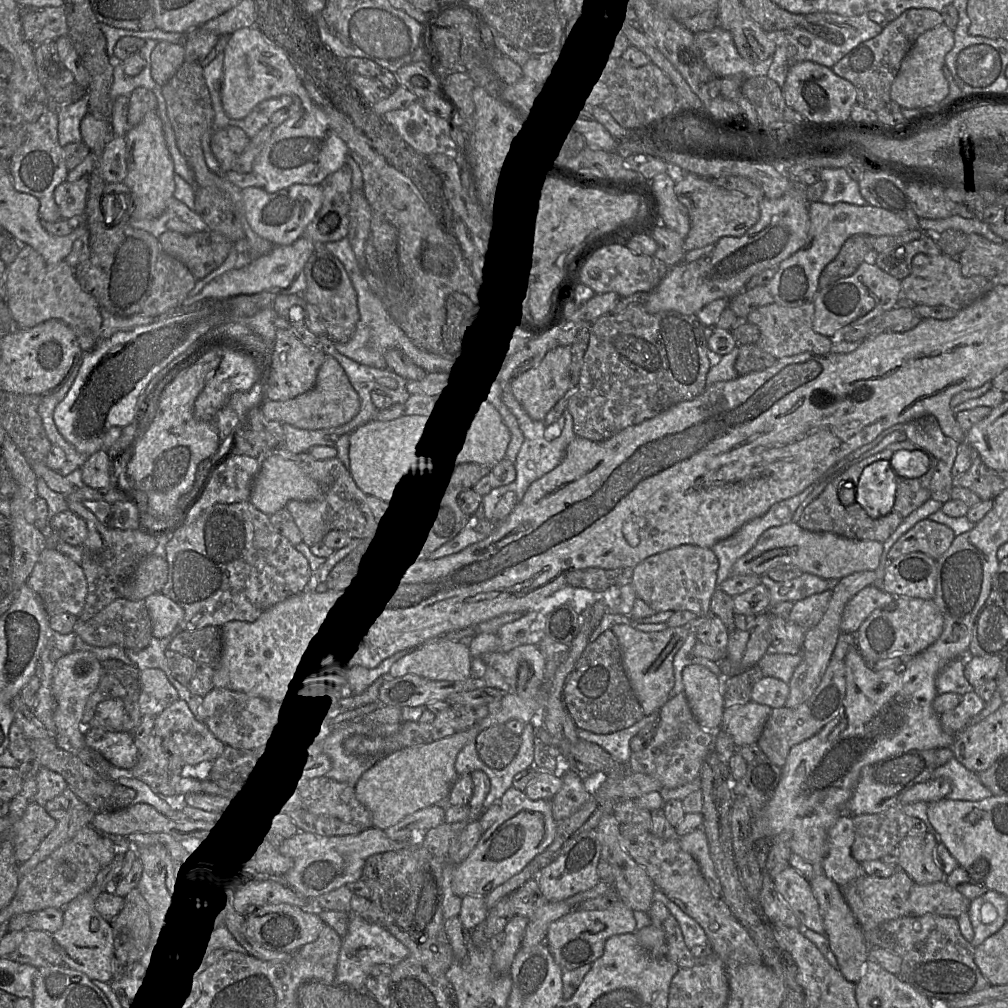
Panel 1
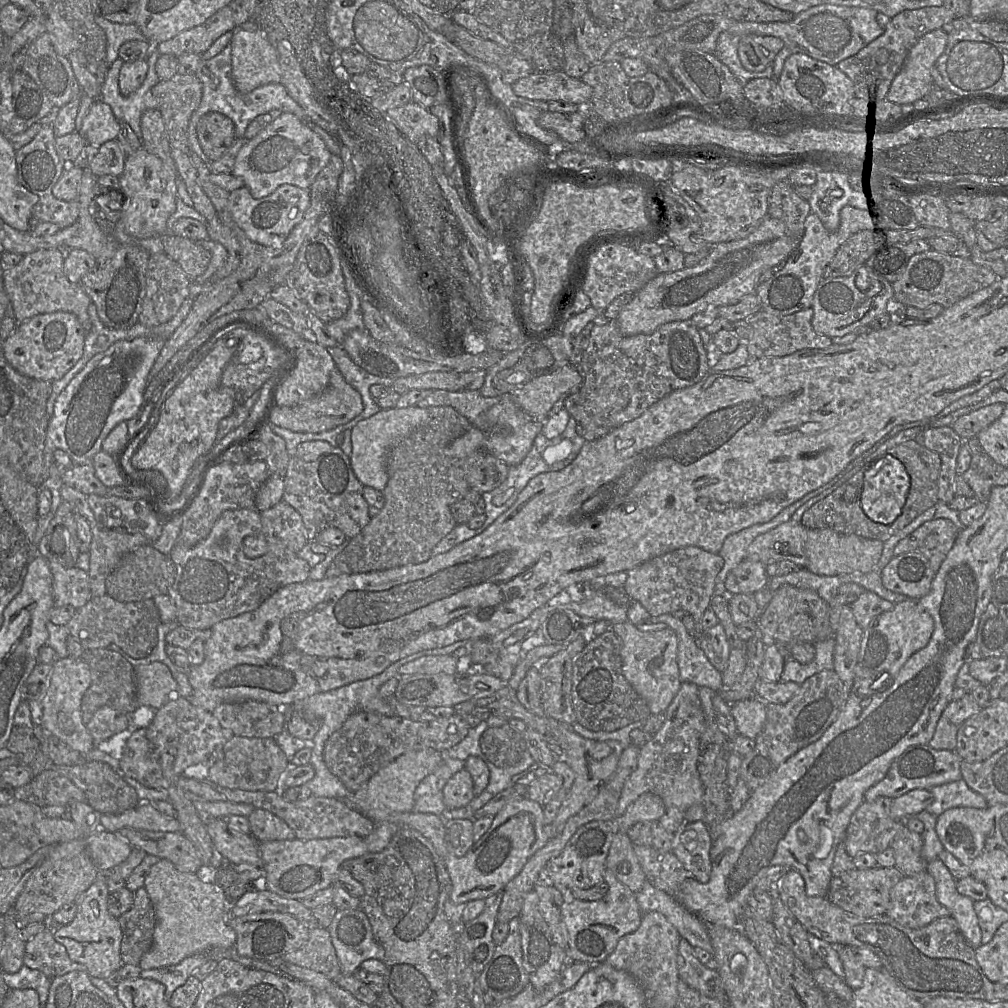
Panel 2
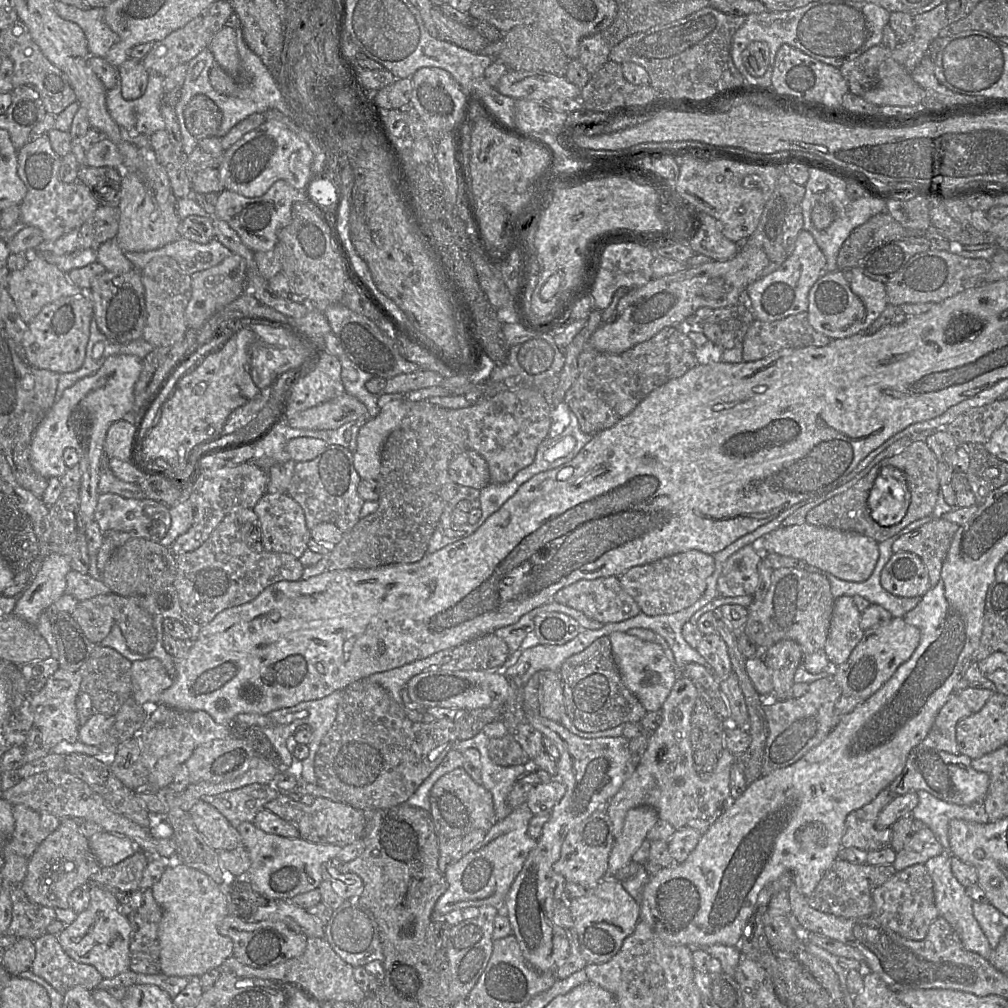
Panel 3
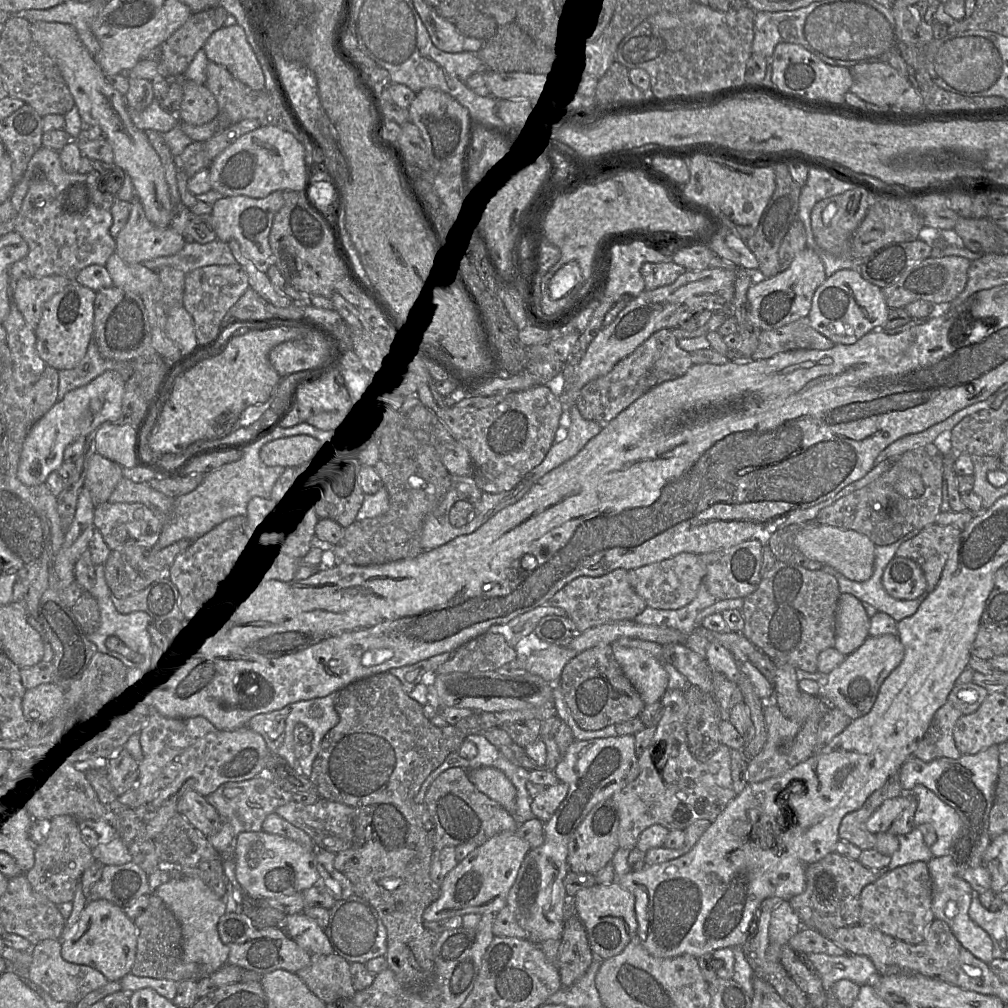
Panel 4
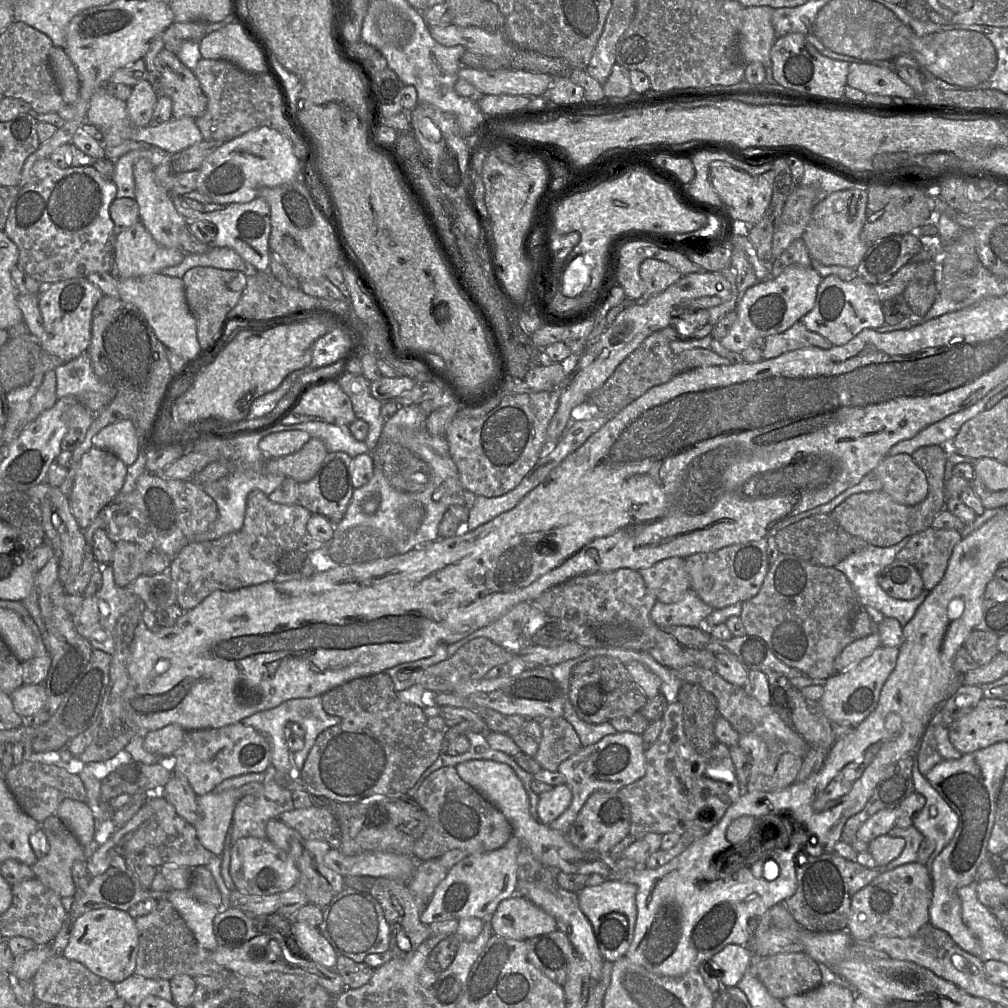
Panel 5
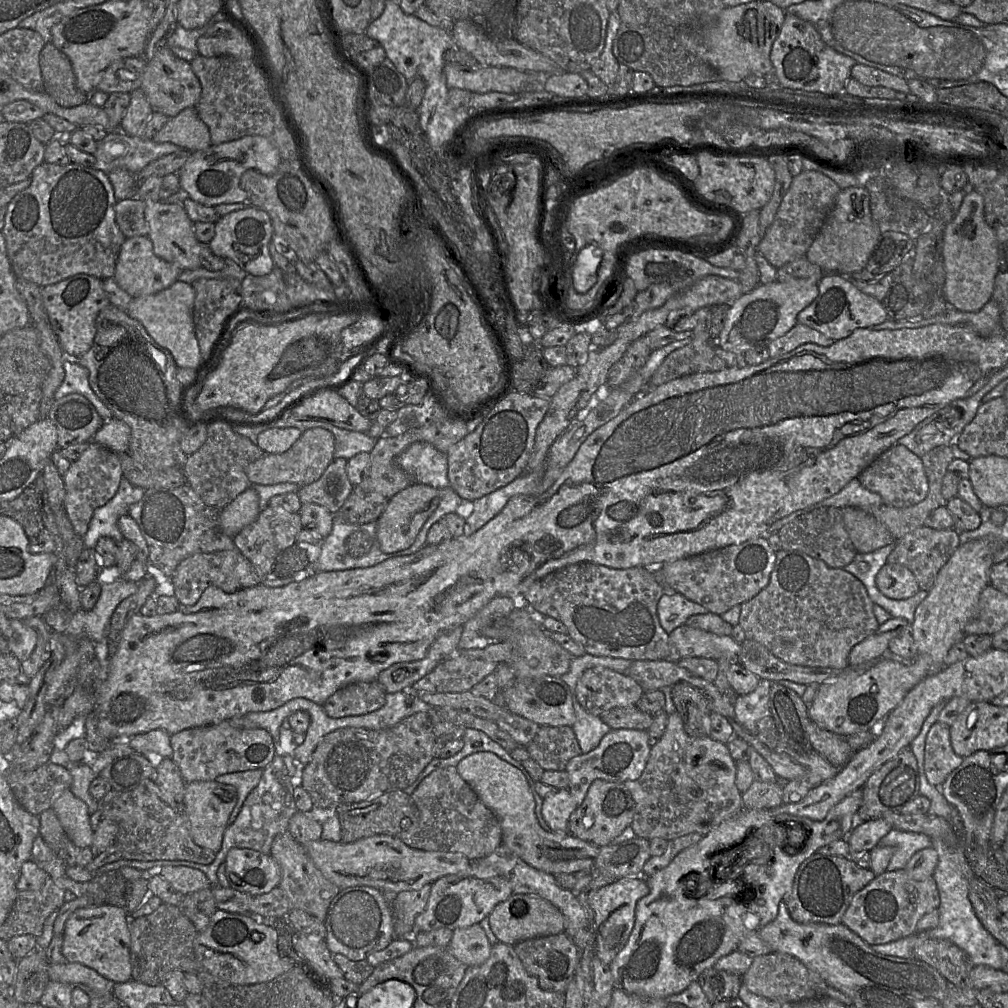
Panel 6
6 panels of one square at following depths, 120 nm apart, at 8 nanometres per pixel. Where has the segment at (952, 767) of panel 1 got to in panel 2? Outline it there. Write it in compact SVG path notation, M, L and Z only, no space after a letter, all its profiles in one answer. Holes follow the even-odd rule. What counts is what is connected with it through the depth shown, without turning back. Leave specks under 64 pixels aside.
M964 779L936 785L928 790L933 795L933 802L926 810L935 816L954 807L972 807L983 809L988 807L985 798L969 787Z

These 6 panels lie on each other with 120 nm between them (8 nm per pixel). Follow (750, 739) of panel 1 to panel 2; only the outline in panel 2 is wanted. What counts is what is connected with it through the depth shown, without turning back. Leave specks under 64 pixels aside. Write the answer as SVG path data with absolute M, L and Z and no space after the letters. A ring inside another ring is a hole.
M756 696L740 700L731 704L731 715L737 733L754 740L761 734L766 722L766 703Z

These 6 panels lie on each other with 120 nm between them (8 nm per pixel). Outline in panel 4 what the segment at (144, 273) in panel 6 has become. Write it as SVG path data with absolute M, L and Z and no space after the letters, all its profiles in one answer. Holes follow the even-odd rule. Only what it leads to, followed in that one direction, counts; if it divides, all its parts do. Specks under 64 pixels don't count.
M137 198L132 200L129 219L115 239L115 252L130 264L172 256L186 243L186 238L172 227L159 228L153 225Z

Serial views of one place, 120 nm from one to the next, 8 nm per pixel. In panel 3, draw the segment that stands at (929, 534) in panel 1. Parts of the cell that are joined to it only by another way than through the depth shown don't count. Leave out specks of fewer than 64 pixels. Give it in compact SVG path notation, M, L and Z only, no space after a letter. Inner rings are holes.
M935 518L919 528L904 534L892 545L893 553L912 552L925 564L931 586L941 575L943 562L960 525L943 518Z

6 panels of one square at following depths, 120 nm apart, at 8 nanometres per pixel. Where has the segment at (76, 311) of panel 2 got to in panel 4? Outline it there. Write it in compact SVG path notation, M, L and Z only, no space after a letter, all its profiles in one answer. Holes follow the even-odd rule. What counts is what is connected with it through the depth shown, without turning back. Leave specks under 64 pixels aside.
M52 275L46 277L22 278L13 283L13 298L27 324L35 330L43 304L53 295L63 290L70 279Z

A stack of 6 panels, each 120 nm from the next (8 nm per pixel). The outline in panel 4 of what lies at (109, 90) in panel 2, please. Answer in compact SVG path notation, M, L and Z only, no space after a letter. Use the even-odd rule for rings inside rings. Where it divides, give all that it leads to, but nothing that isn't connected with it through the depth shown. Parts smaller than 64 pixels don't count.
M156 99L143 111L128 107L128 114L134 125L142 131L152 129L164 134L180 123L177 114L162 109Z

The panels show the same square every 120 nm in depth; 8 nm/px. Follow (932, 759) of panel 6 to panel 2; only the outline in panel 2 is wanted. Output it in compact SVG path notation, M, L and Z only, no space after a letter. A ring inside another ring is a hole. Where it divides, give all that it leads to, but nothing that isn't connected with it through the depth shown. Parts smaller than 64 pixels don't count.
M966 692L959 700L951 700L942 711L929 744L935 749L955 750L960 725L981 709L971 692Z

